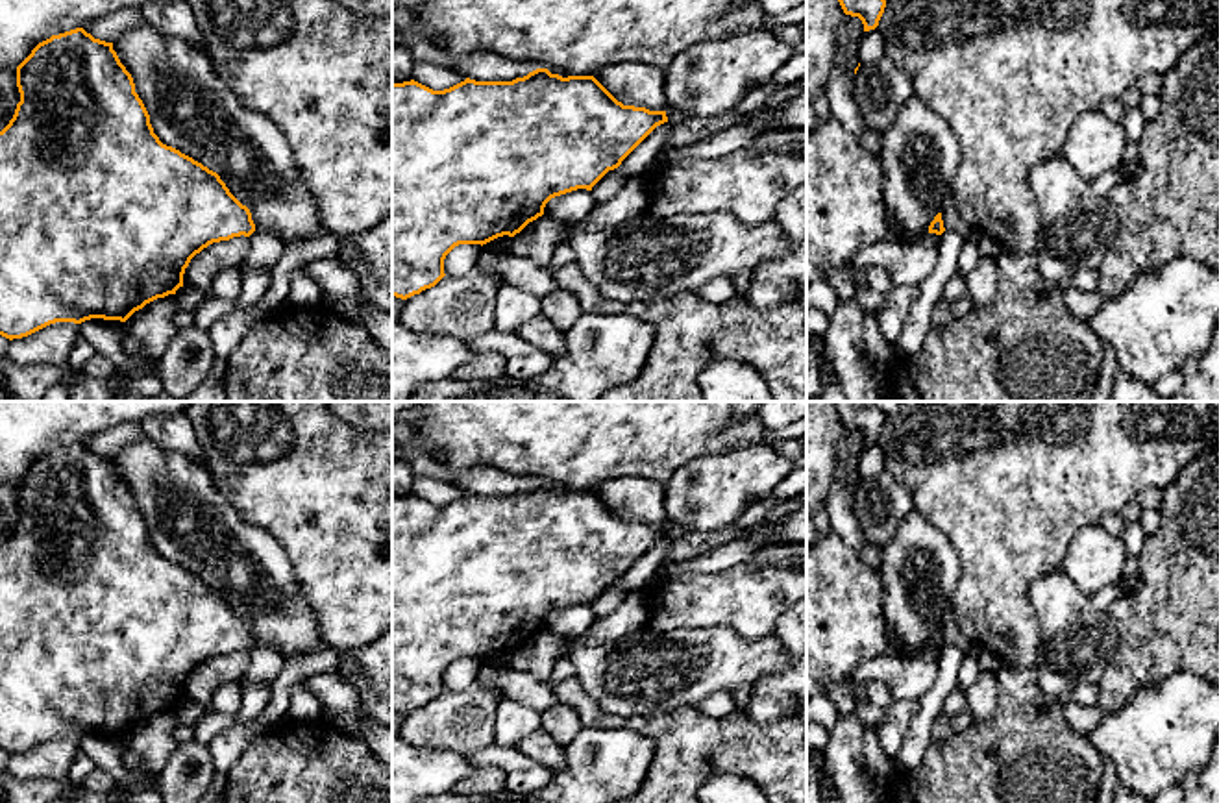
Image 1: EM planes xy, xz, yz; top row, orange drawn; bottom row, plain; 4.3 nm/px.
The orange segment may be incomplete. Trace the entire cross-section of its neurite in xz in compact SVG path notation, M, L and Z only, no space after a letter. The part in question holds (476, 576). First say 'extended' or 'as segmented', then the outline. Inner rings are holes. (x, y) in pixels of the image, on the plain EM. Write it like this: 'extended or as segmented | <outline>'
as segmented | M536 483L512 496L464 496L433 505L414 494L392 498L392 710L407 714L425 703L435 701L444 688L446 670L459 659L486 659L498 651L514 651L529 636L544 629L546 618L560 609L592 601L622 575L660 538L668 537L666 525L649 525L646 522L623 520L594 490L551 488L548 483Z

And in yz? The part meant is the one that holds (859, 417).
as segmented | M834 402L845 429L858 431L864 446L875 444L884 427L886 414L864 402Z

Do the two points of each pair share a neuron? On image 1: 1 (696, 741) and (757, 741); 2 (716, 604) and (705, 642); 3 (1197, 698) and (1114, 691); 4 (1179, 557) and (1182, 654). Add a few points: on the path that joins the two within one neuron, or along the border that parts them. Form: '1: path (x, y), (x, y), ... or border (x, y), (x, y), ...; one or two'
1: path (711, 741), (742, 741); one
2: border (668, 631), (726, 624), (751, 641); two
3: border (1173, 672), (1144, 685), (1118, 711), (1105, 715); two
4: path (1182, 581), (1182, 630); one

